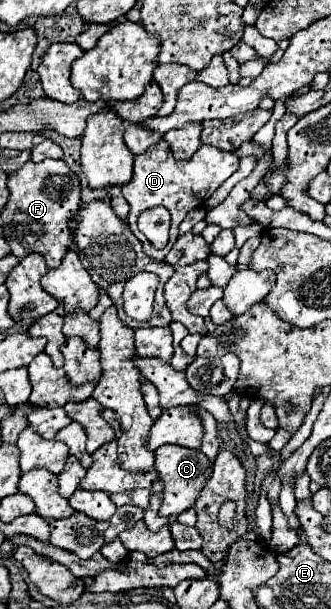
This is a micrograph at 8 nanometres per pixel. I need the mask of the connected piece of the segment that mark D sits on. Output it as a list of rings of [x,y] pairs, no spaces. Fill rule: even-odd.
[[[160,139],[160,143],[156,143],[156,147],[150,147],[144,155],[136,157],[134,175],[122,187],[122,193],[124,193],[124,199],[130,205],[128,225],[130,225],[132,233],[140,239],[144,251],[148,251],[150,259],[164,261],[164,257],[168,255],[168,251],[172,249],[172,245],[174,245],[174,241],[178,237],[178,227],[184,221],[186,213],[196,209],[196,207],[202,207],[206,195],[210,197],[232,173],[238,171],[238,163],[240,163],[238,155],[224,153],[224,151],[220,151],[216,147],[208,147],[208,145],[202,145],[202,149],[192,155],[192,159],[178,161],[178,159],[174,159],[174,155],[172,155],[172,151],[170,151],[170,147],[168,147],[168,143],[164,139]],[[152,207],[166,207],[170,211],[170,217],[172,217],[169,240],[164,249],[154,249],[148,243],[148,239],[138,231],[138,225],[136,225],[138,215],[142,211],[146,211],[146,209],[152,209]]]

